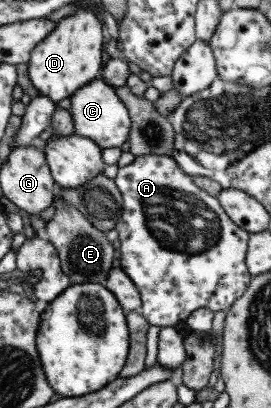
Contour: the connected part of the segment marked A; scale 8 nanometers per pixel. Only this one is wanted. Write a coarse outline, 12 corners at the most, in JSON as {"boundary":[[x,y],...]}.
{"boundary":[[171,156],[112,180],[149,325],[227,312],[249,233]]}

